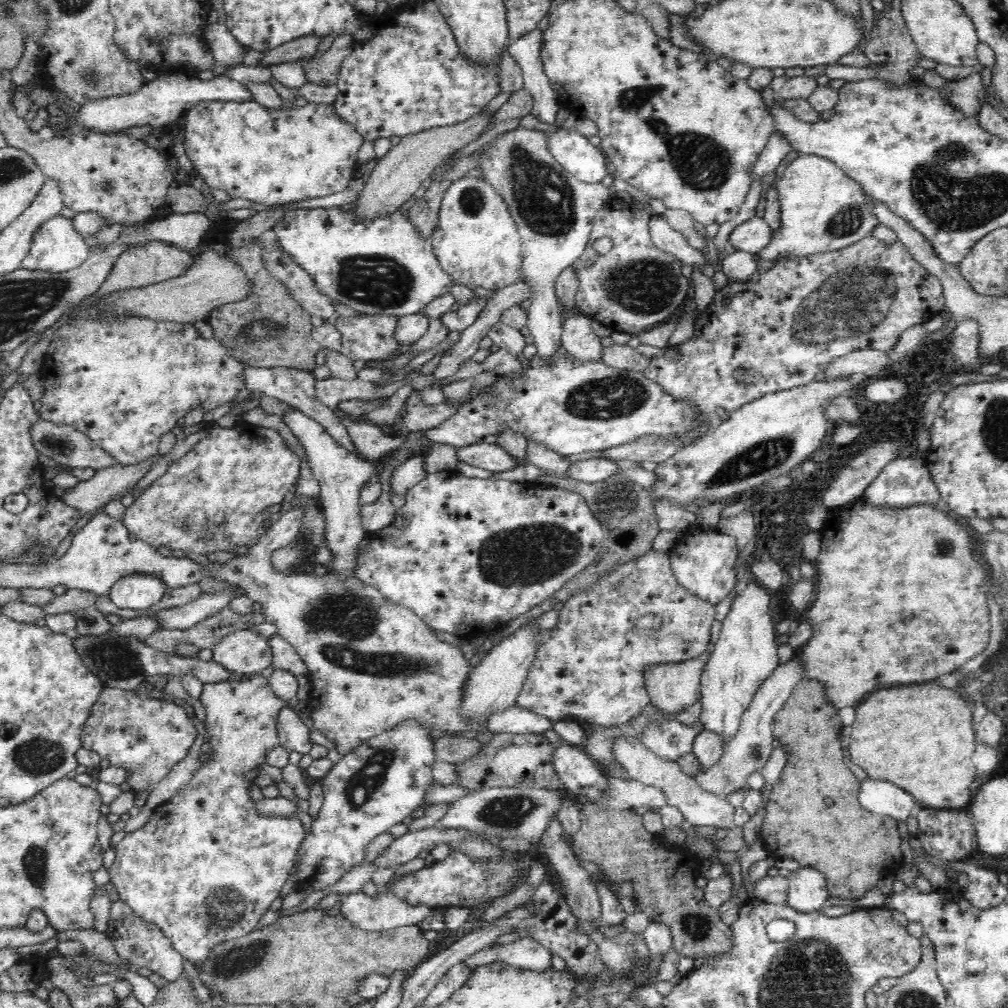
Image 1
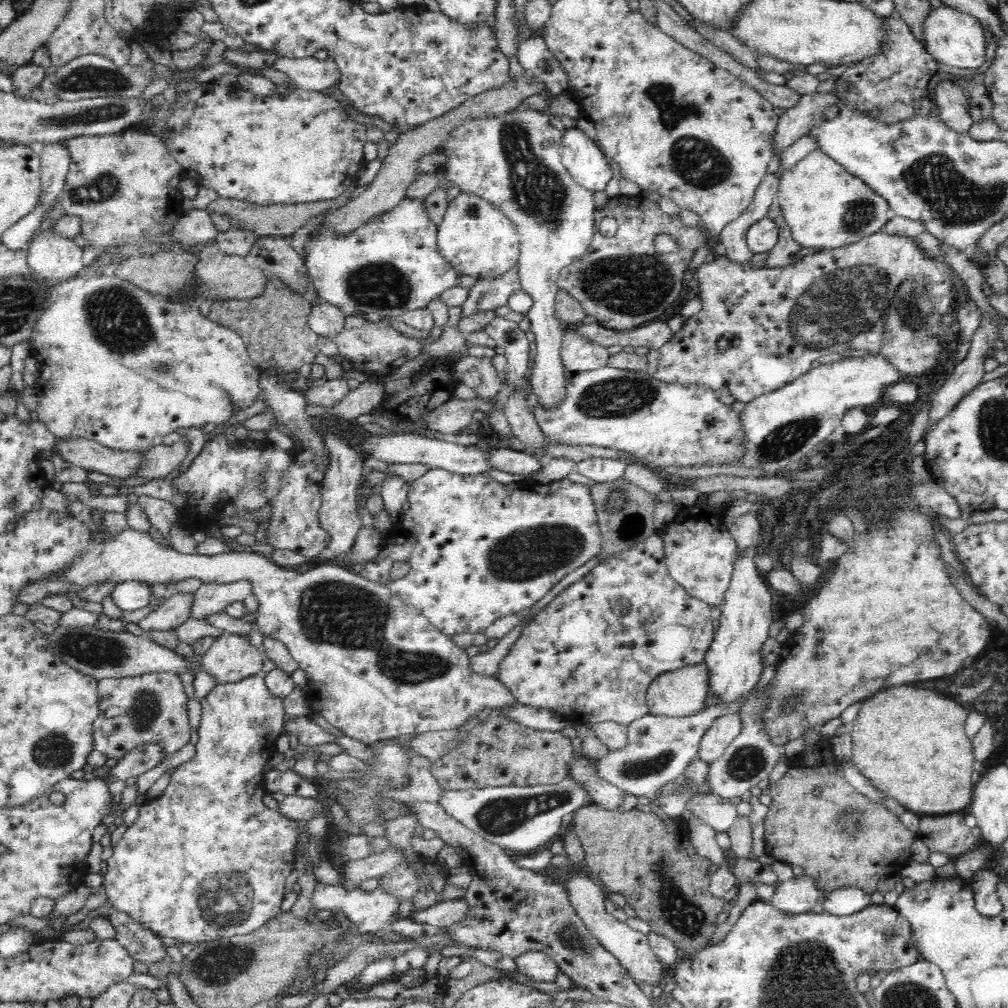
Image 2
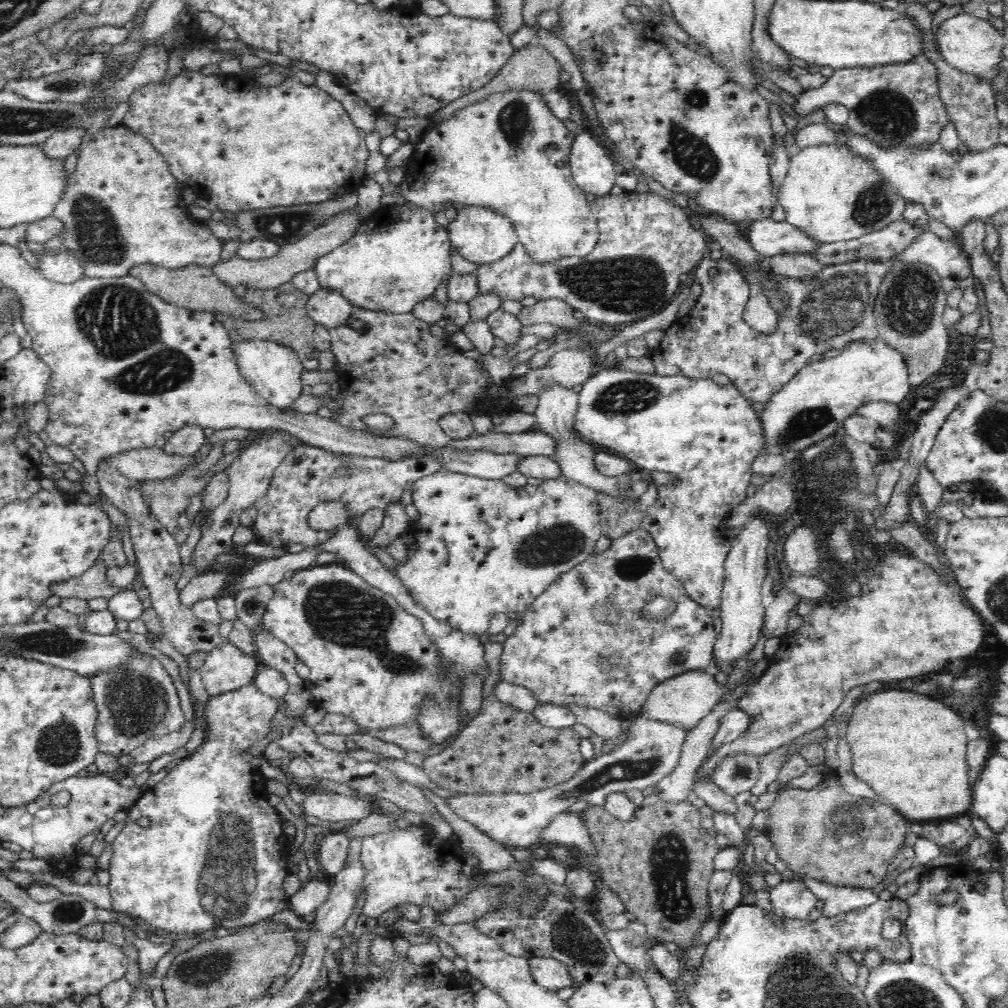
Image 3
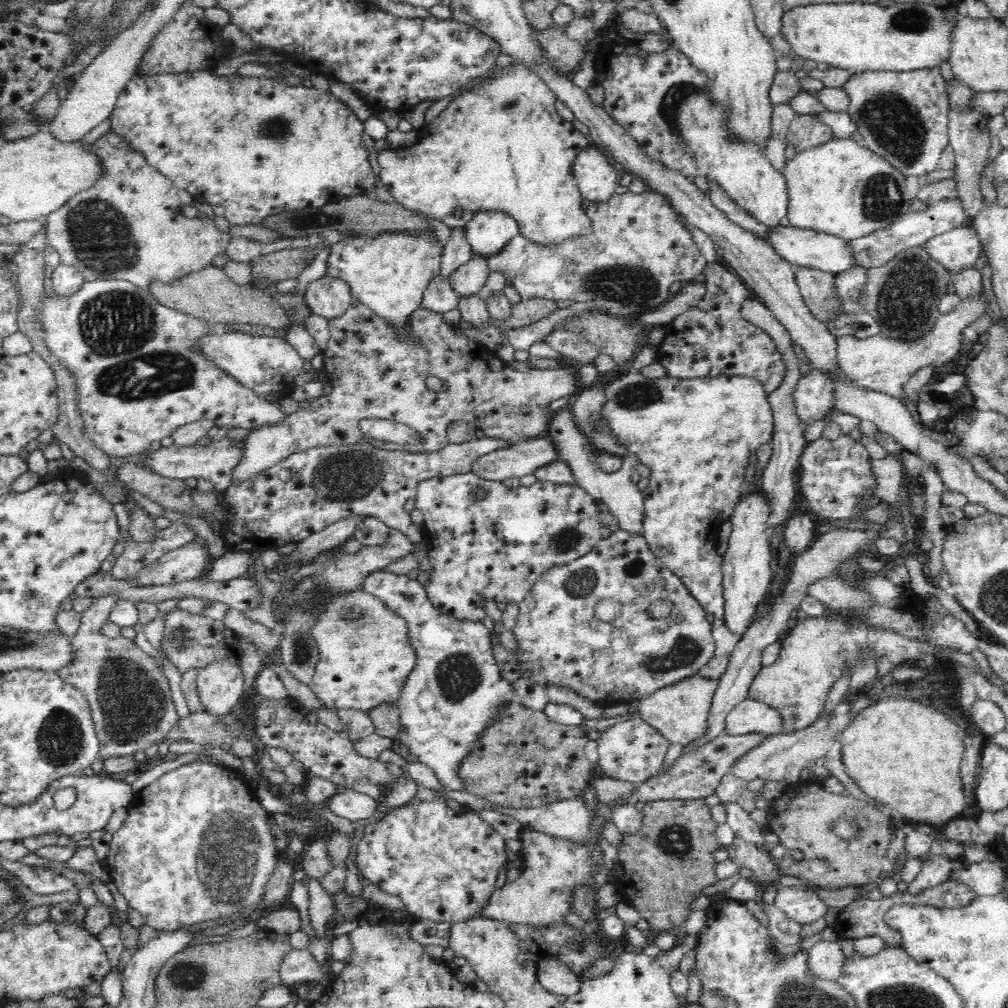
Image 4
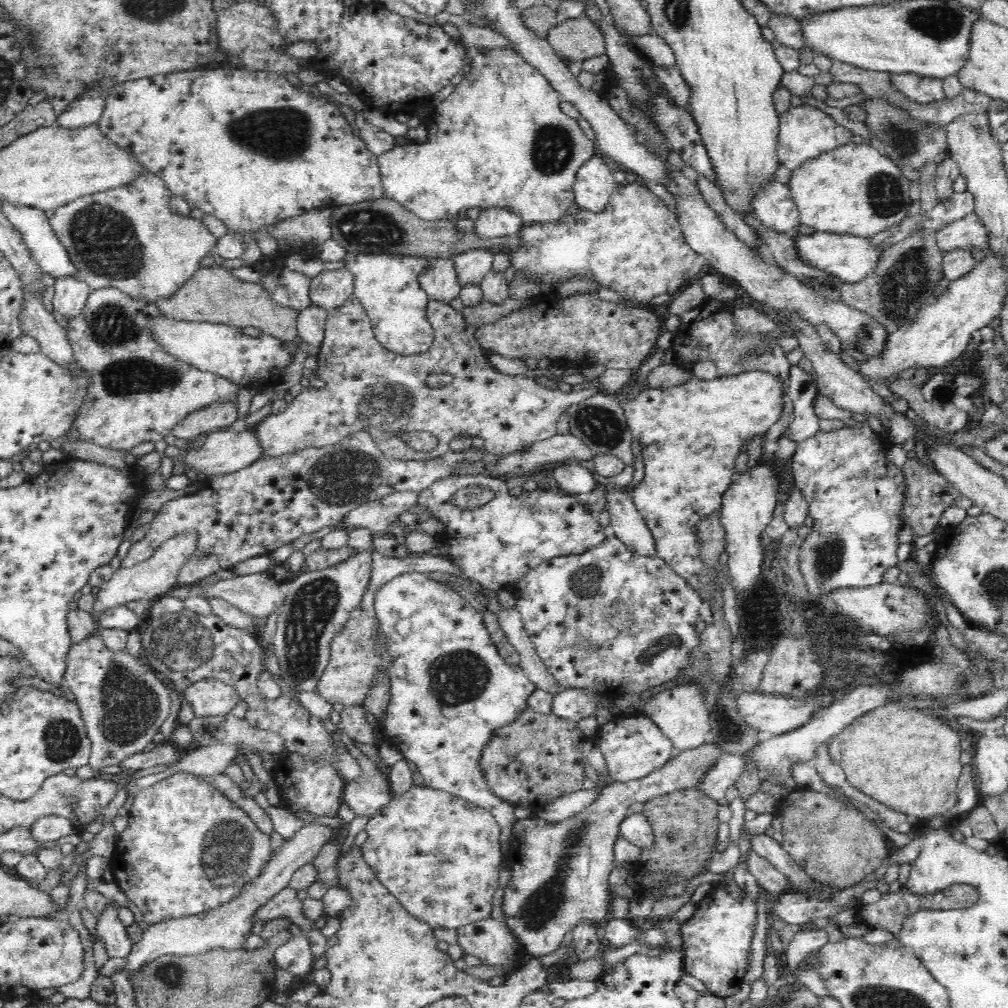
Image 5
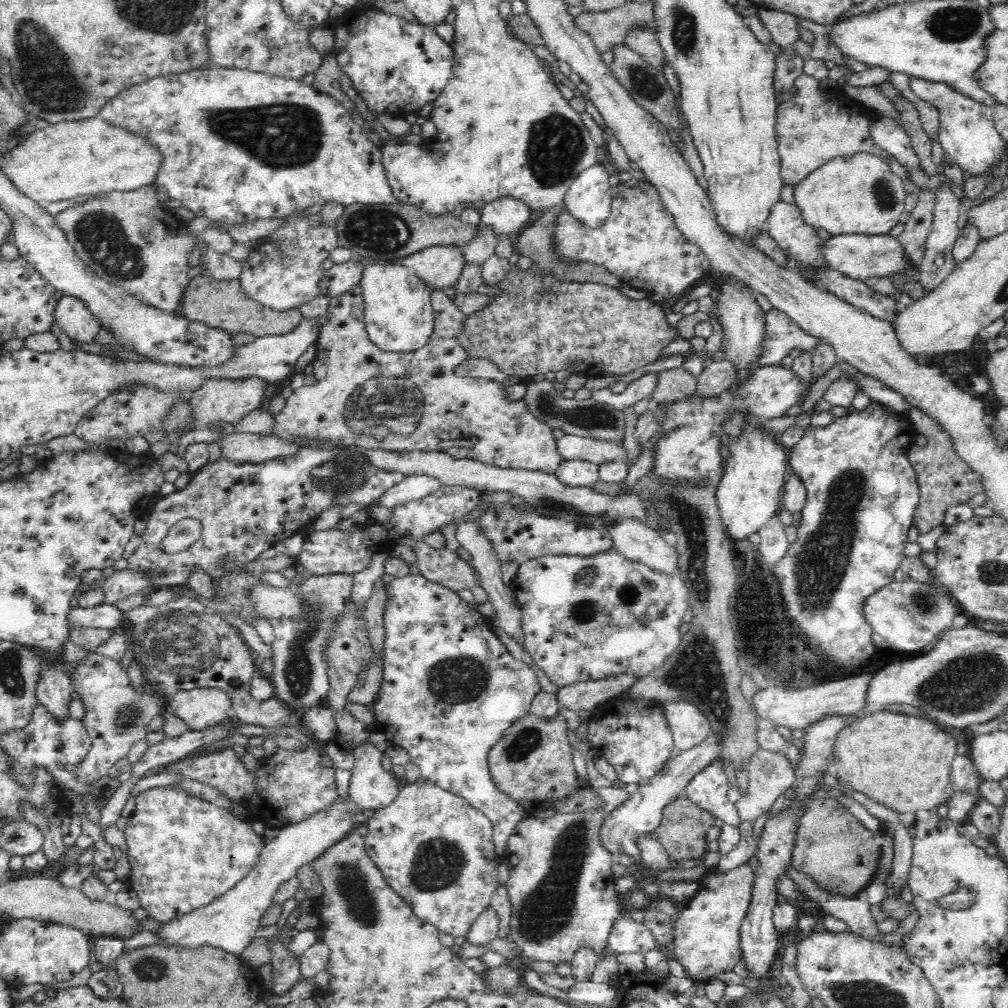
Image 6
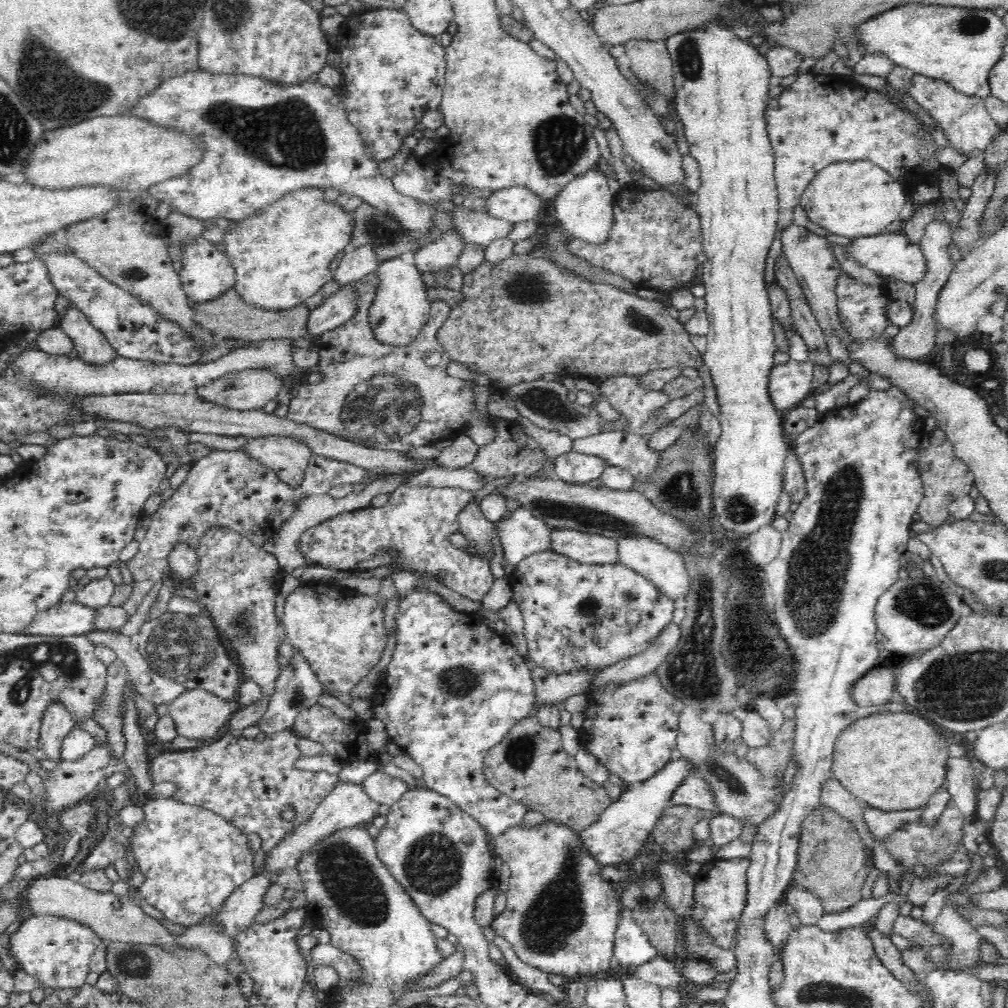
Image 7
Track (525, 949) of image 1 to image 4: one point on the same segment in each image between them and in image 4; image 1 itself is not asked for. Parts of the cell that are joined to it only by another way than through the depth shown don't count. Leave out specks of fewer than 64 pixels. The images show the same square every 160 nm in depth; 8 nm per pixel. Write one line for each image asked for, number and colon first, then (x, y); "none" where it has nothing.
2: (538, 966)
3: (551, 974)
4: (555, 977)

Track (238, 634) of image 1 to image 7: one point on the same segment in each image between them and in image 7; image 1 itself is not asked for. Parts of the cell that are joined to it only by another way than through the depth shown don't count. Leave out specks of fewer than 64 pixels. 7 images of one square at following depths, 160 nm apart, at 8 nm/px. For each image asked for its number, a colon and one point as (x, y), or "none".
2: (231, 658)
3: (225, 669)
4: (220, 686)
5: (211, 698)
6: (202, 708)
7: (197, 714)

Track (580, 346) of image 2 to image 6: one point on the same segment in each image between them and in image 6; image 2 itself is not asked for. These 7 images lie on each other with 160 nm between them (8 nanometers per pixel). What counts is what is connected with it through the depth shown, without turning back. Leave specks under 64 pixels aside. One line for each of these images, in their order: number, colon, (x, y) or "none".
3: (393, 365)
4: (373, 374)
5: (369, 388)
6: (365, 396)

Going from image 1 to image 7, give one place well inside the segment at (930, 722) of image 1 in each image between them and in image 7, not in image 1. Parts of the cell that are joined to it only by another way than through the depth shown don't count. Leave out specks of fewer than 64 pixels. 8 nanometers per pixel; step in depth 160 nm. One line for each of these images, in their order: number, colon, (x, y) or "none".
2: (909, 743)
3: (911, 750)
4: (907, 756)
5: (909, 762)
6: (903, 762)
7: (892, 762)

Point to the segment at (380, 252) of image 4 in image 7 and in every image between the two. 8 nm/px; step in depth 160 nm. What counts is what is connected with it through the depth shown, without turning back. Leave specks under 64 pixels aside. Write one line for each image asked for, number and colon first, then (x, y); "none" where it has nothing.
5: (387, 286)
6: (398, 314)
7: (401, 307)

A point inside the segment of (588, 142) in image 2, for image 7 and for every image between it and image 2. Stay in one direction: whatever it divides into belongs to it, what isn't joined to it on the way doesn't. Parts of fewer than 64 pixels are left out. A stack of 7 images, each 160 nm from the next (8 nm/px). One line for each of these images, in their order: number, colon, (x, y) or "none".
3: (592, 166)
4: (596, 179)
5: (594, 183)
6: (588, 199)
7: (584, 208)

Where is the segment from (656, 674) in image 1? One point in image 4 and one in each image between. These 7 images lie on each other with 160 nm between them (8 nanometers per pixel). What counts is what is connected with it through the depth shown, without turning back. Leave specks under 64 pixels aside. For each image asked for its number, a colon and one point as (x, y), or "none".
2: (679, 693)
3: (682, 701)
4: (680, 712)

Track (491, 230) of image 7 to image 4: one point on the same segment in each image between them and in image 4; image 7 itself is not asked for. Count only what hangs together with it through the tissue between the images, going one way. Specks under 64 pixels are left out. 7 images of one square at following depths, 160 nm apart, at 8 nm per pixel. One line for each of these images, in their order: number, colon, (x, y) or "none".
4: (470, 277)
5: (472, 265)
6: (478, 249)

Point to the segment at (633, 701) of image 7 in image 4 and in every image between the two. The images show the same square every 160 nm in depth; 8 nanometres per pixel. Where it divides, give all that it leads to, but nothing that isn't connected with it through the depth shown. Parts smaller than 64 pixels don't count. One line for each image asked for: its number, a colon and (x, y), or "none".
4: (633, 751)
5: (633, 745)
6: (634, 735)

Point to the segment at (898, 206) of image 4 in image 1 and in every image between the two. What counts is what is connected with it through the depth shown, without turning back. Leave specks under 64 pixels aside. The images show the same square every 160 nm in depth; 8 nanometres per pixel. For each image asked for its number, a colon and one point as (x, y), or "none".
1: (822, 208)
2: (825, 206)
3: (833, 194)

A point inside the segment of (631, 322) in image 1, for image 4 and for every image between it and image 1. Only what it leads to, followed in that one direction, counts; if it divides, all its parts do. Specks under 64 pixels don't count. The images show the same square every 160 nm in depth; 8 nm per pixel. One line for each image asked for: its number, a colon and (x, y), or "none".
2: (623, 281)
3: (646, 242)
4: (636, 248)

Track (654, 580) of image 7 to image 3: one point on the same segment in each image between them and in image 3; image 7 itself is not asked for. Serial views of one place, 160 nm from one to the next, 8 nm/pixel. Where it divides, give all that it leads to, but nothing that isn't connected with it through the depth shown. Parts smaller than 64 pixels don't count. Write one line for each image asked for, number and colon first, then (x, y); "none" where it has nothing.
3: (557, 409)
4: (616, 490)
5: (629, 526)
6: (635, 542)

